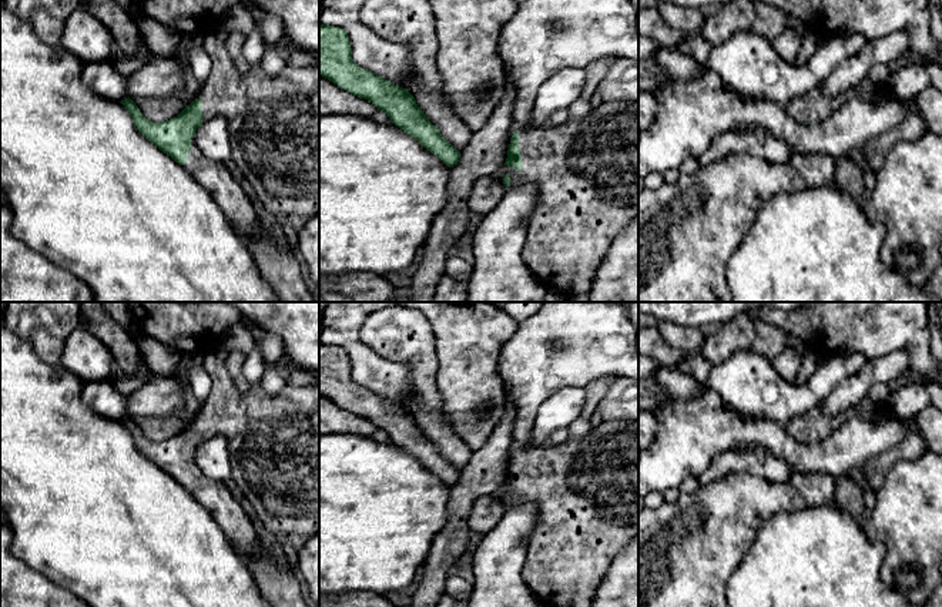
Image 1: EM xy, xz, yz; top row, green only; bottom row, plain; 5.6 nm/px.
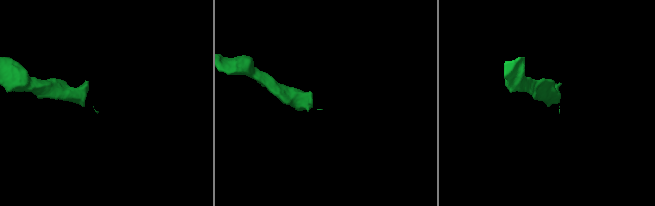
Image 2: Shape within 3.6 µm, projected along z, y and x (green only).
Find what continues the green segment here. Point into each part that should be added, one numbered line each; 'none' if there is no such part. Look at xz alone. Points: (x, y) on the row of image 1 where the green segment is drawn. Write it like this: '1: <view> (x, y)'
1: xz (586, 171)

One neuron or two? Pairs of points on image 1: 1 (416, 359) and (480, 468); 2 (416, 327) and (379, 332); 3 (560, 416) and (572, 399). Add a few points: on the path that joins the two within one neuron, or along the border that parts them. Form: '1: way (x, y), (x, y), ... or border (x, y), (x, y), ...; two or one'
1: border (472, 450), (468, 463), (461, 472); two
2: way (408, 332), (388, 332); one
3: way (560, 412), (567, 403); one

